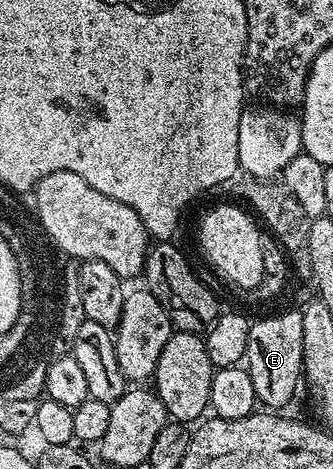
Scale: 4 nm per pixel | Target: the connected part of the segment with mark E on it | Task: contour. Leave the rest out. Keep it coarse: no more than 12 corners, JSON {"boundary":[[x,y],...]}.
{"boundary":[[302,312],[252,320],[256,402],[283,411],[303,376]]}

